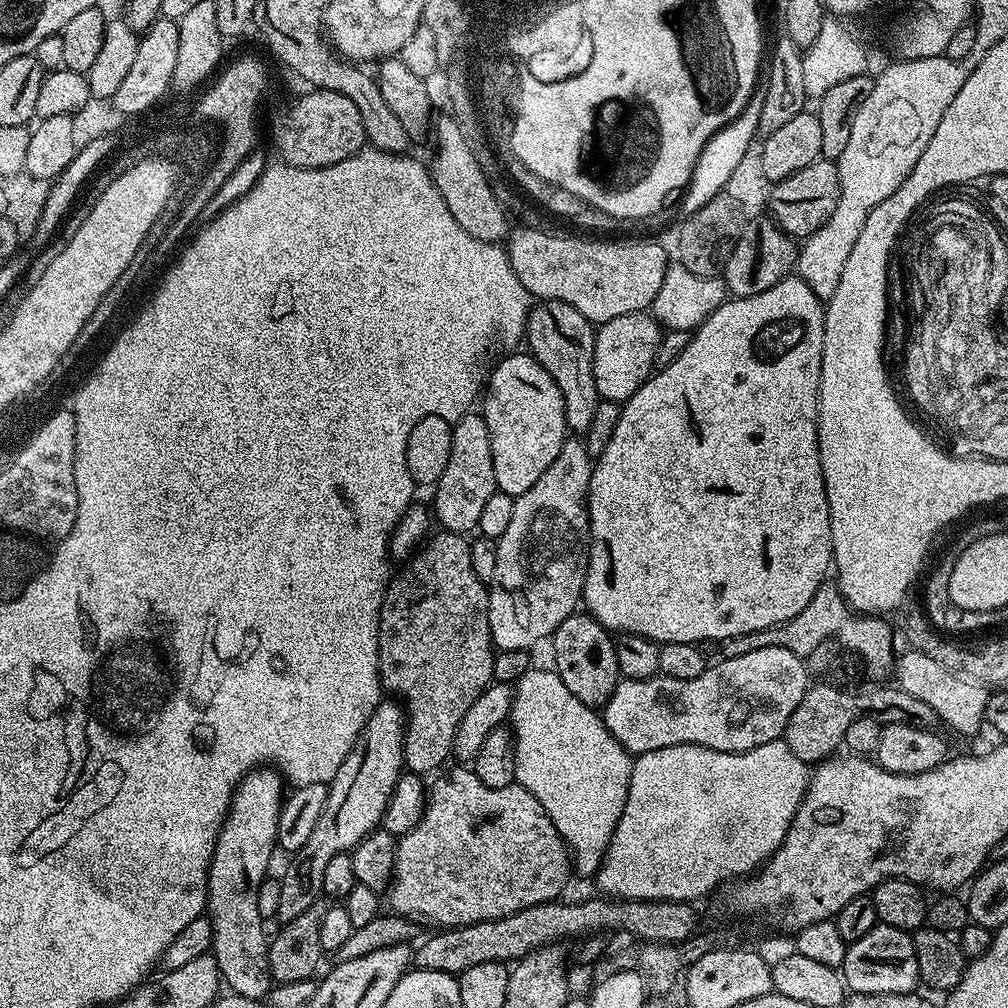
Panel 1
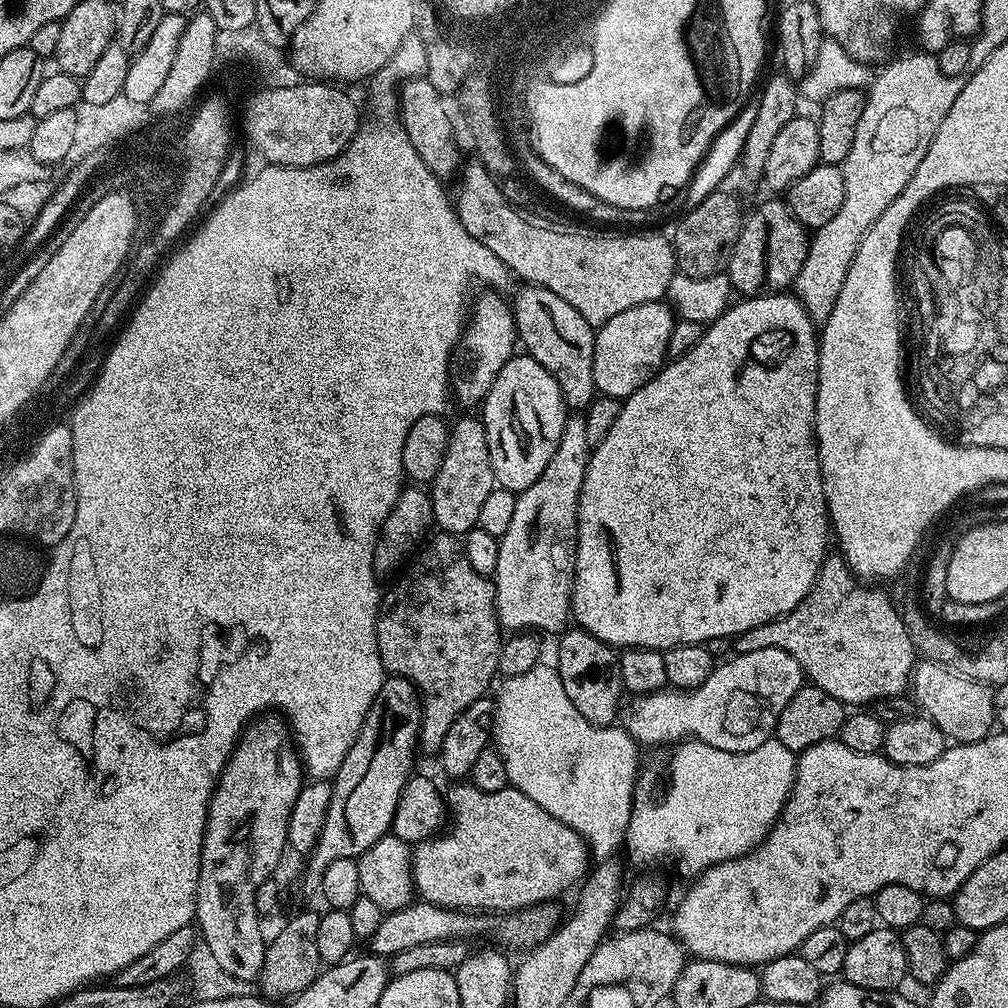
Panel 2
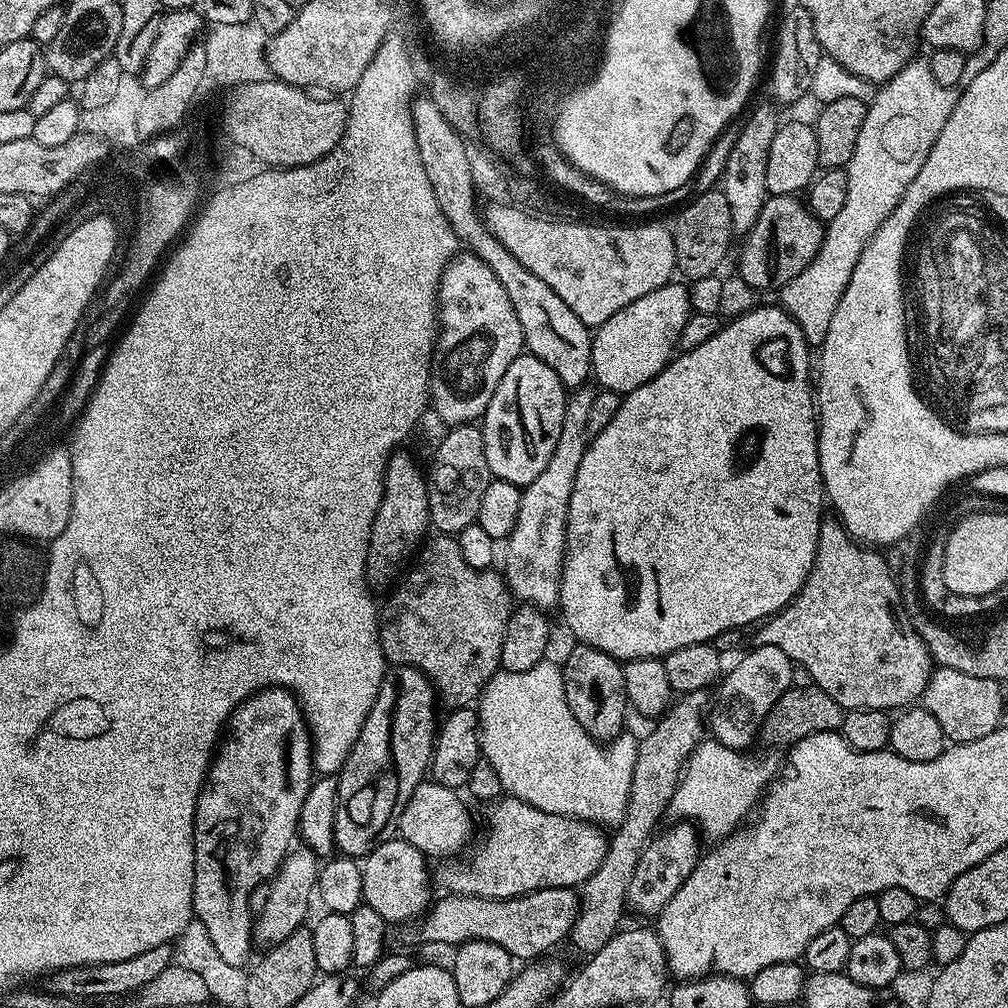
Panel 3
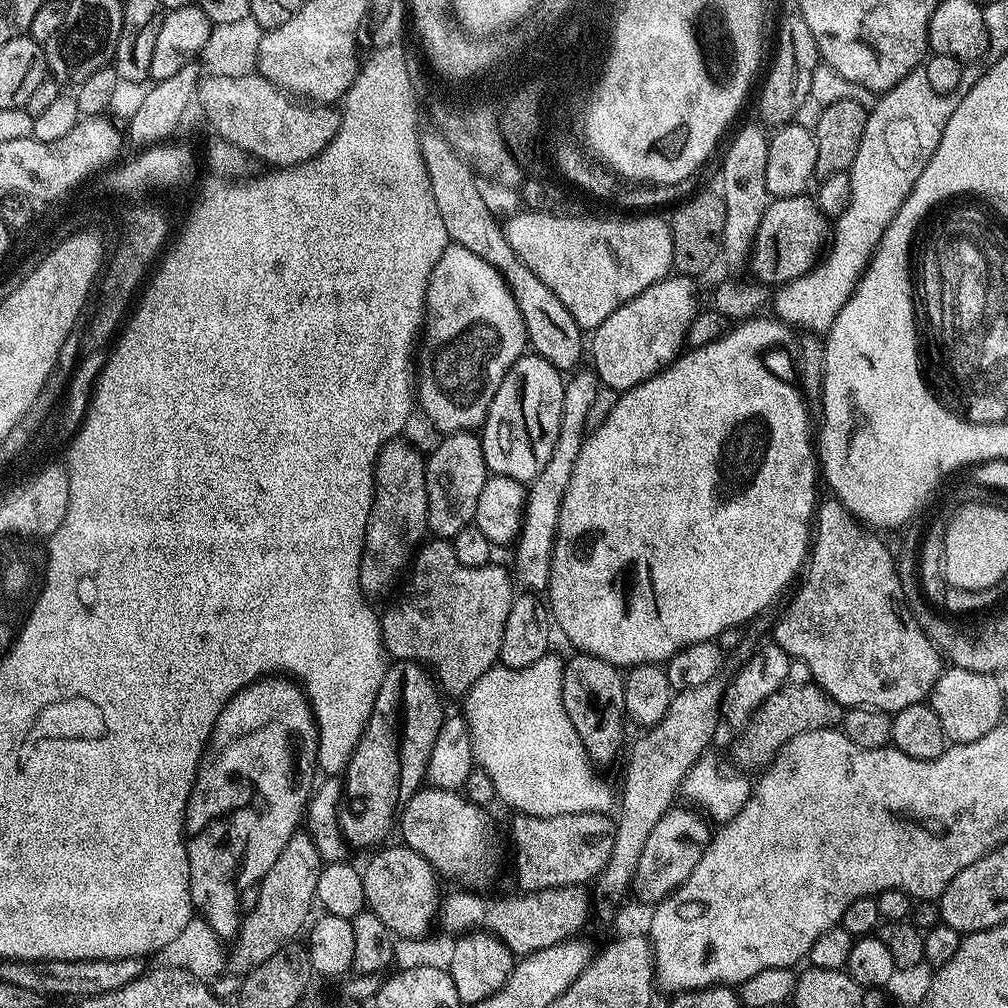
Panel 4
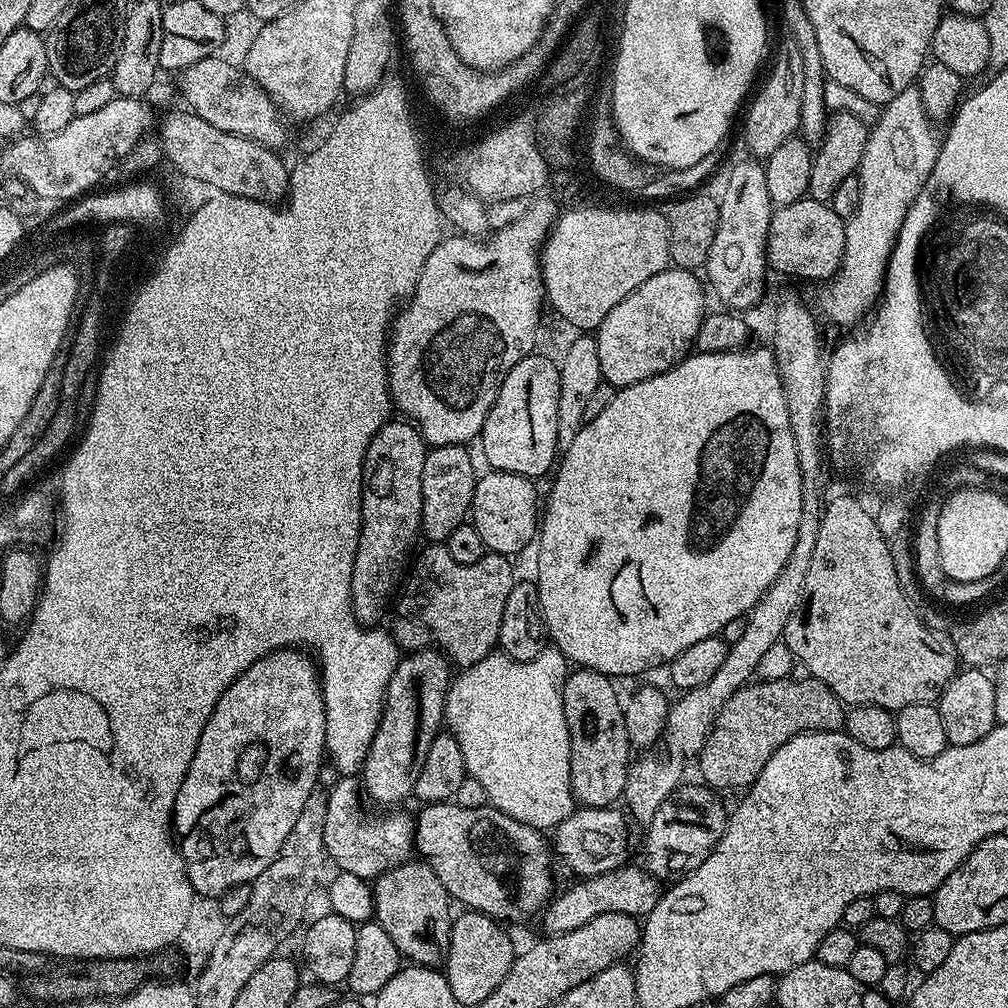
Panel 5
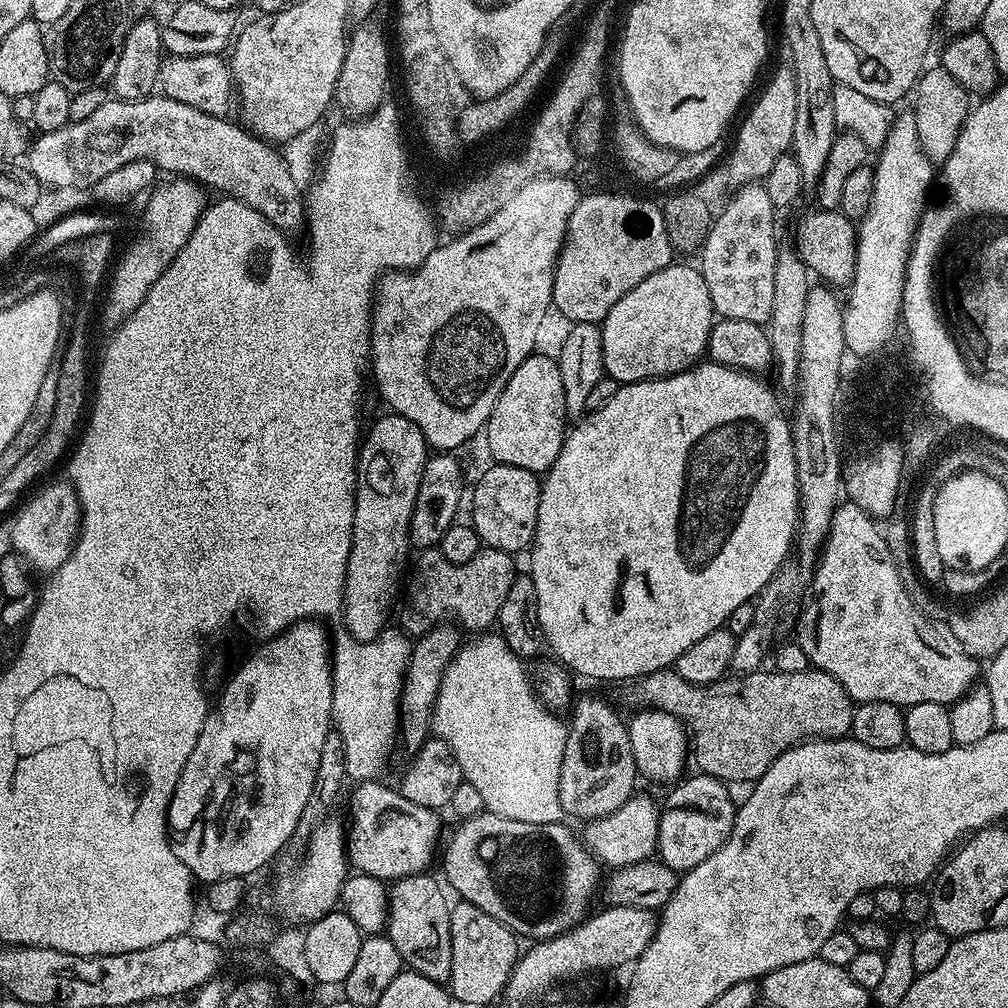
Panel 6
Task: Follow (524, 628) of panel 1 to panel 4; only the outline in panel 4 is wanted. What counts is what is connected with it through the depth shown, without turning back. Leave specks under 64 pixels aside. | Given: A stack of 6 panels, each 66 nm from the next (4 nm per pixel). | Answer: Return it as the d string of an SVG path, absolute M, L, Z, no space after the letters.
M591 366L582 368L573 371L564 382L562 422L558 426L558 442L554 442L554 454L550 454L550 462L542 466L542 474L535 476L526 488L524 525L520 528L519 537L514 544L514 549L516 548L514 576L519 583L521 580L524 583L523 587L528 590L544 590L548 587L552 569L552 543L556 540L556 526L562 498L566 486L570 484L570 474L574 472L578 450L582 450L585 435L589 431L586 426L586 413L602 387L595 368Z

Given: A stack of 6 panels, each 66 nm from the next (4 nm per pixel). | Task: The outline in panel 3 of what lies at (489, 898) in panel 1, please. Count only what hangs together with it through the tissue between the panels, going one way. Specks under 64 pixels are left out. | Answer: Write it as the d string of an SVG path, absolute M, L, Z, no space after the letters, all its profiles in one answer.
M509 795L497 799L489 808L492 809L488 812L488 829L484 832L484 841L473 850L472 857L468 861L460 860L457 864L444 862L437 872L435 869L435 879L436 876L440 879L445 893L509 900L534 890L576 888L588 880L590 874L594 874L594 870L602 866L602 858L606 858L609 837L601 825L589 824L586 820L575 820L572 816L552 816L549 812L538 810Z

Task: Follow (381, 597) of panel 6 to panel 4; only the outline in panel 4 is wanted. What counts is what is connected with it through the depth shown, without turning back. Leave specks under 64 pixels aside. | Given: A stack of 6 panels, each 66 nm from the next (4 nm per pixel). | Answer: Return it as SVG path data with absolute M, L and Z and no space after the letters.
M404 438L386 442L380 448L376 469L372 472L372 513L360 563L360 589L365 597L386 595L396 575L409 567L414 553L425 539L428 532L425 463L422 452L420 456L419 450L407 444Z

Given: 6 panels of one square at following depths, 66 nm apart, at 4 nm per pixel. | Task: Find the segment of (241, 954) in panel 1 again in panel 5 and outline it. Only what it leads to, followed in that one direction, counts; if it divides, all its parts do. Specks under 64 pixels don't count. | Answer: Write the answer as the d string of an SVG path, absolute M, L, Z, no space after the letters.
M280 648L269 656L263 656L254 666L250 666L230 687L218 698L218 706L214 706L214 714L206 722L206 730L202 730L202 738L198 738L198 750L194 750L194 758L190 762L190 770L186 770L186 778L182 778L182 786L178 790L178 798L172 811L172 826L175 839L178 841L180 857L184 859L186 874L192 883L192 891L197 897L211 896L219 898L224 892L239 884L251 884L266 870L289 837L302 806L312 791L318 788L317 780L320 769L326 760L324 739L326 738L326 706L324 691L320 688L318 664L307 651L295 648Z

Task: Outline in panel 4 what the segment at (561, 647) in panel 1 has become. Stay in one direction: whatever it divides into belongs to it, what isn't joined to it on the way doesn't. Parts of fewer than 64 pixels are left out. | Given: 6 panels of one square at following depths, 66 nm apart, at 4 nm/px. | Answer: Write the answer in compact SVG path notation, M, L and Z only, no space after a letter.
M583 654L573 655L573 660L570 659L564 665L564 681L562 682L562 702L566 706L566 714L570 714L570 722L574 726L574 730L578 734L578 738L582 738L582 746L586 754L588 755L589 761L593 765L598 766L598 764L608 764L612 759L615 758L616 755L621 752L625 747L624 744L624 724L626 725L626 717L624 715L624 676L622 675L621 669L617 668L615 664L611 664L610 662L606 662L602 658L598 658L597 656L586 656Z

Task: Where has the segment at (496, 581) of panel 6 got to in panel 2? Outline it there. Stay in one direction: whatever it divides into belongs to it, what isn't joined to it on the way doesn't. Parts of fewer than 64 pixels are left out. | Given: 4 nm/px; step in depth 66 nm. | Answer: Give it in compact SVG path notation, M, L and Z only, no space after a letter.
M455 535L434 536L419 549L418 555L407 565L408 573L389 592L387 589L383 593L380 615L376 622L378 654L382 658L385 673L405 676L421 695L418 748L421 753L432 754L439 753L454 718L458 718L458 714L462 714L466 706L486 695L492 679L497 679L502 643L500 619L496 616L495 583L489 577L478 574L474 566L470 566L470 558L466 558L464 545Z

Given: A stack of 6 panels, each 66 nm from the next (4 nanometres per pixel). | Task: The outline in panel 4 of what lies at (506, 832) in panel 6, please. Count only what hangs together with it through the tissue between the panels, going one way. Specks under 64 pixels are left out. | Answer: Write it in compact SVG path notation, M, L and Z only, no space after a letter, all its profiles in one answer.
M431 786L421 787L419 792L415 792L408 801L405 802L404 807L398 817L398 836L400 836L403 843L418 854L422 854L422 858L426 858L426 862L430 862L430 866L439 874L445 881L457 880L457 885L463 886L468 890L484 890L488 883L495 878L500 872L500 836L496 833L496 824L492 821L491 811L487 807L480 807L477 804L472 804L471 801L461 794L459 791L451 792L450 790L442 790L441 788L434 788Z

